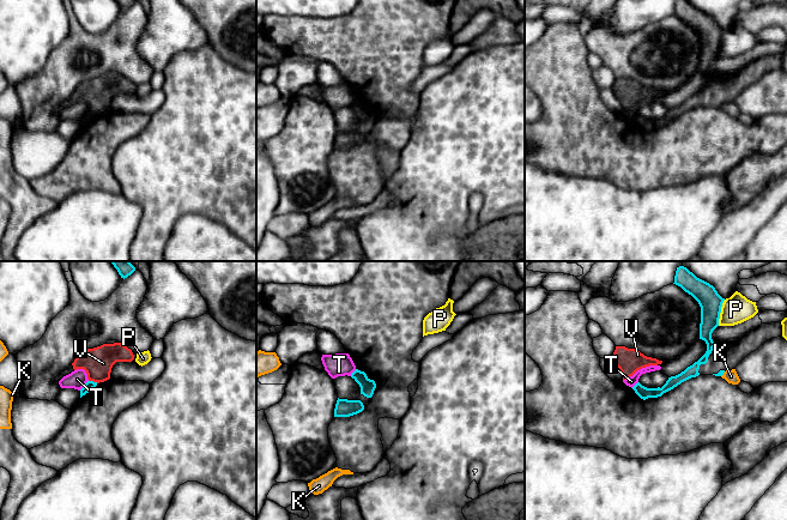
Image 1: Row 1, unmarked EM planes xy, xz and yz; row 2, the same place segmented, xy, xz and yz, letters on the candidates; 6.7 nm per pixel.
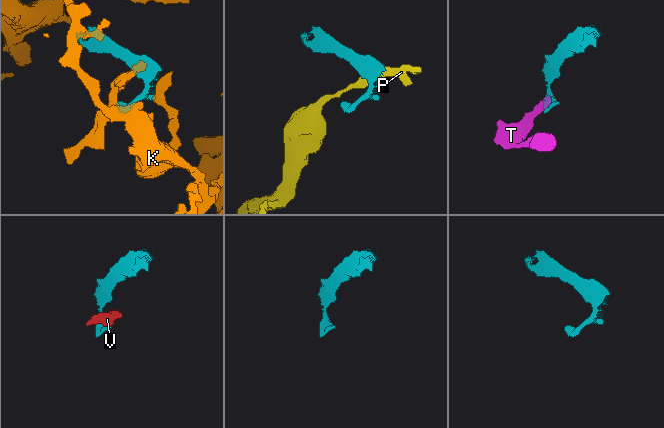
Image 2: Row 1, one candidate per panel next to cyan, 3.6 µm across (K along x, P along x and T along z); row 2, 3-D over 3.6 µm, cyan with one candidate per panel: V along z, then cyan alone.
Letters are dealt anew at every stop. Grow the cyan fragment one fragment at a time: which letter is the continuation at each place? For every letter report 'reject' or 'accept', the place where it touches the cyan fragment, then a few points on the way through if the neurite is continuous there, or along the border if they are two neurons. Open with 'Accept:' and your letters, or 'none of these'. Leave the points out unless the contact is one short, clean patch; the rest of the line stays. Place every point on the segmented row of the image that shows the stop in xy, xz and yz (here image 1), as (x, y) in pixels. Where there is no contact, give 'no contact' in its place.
Accept: none of these
K: reject | yz (722, 374) | along yz (725, 372), (721, 376)
P: reject | yz (720, 312)
T: reject | xy (84, 385) | along xy (88, 380), (79, 390)
V: reject | xy (92, 381) | along xy (89, 380), (97, 382)

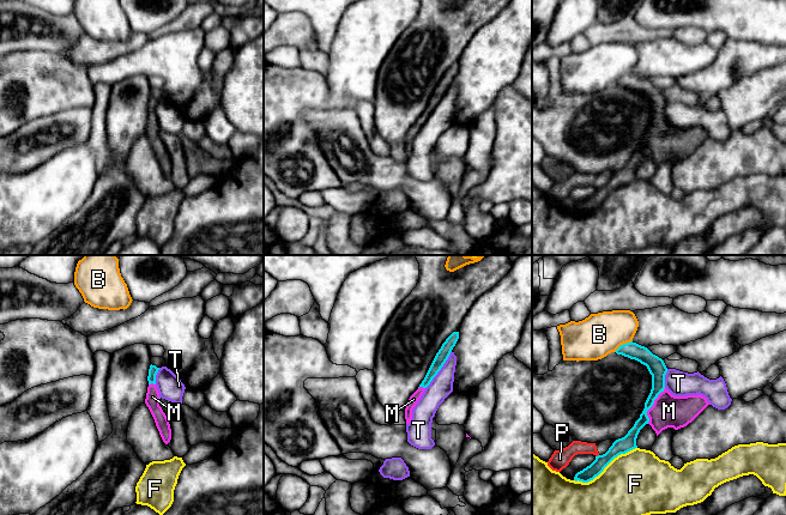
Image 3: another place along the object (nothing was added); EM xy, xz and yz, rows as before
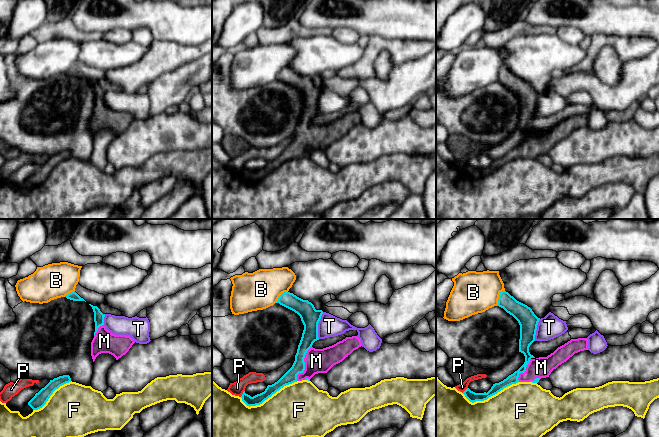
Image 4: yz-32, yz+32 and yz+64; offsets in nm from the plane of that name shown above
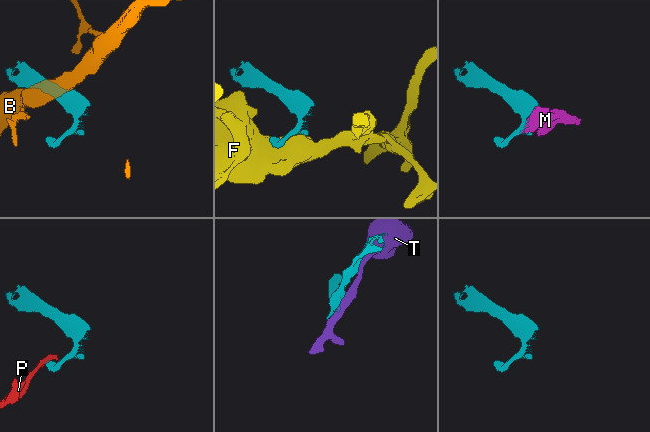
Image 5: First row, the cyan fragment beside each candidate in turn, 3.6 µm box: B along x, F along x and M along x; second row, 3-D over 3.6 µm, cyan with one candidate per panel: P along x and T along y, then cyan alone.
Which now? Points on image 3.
Accept: M
B: reject | yz (623, 344)
F: reject | yz (605, 466)
M: accept | yz (652, 405)
P: reject | yz (598, 455) | along yz (598, 454), (596, 456)
T: reject | xz (440, 369)

